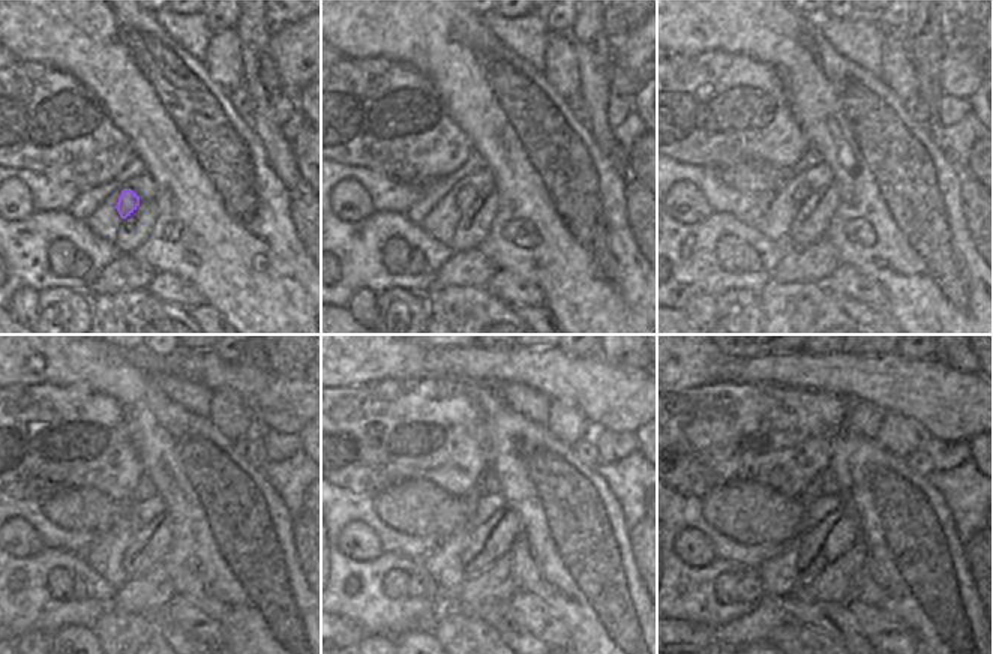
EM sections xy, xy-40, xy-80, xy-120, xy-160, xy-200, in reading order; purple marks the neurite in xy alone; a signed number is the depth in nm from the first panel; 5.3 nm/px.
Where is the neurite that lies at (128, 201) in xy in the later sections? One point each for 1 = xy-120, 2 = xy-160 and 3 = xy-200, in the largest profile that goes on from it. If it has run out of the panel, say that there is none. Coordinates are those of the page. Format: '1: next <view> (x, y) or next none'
1: next xy-120 (135, 524)
2: next xy-160 (471, 498)
3: next xy-200 (806, 498)

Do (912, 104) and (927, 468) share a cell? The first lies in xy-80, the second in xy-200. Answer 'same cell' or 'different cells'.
same cell

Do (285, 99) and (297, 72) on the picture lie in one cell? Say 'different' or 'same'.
different

